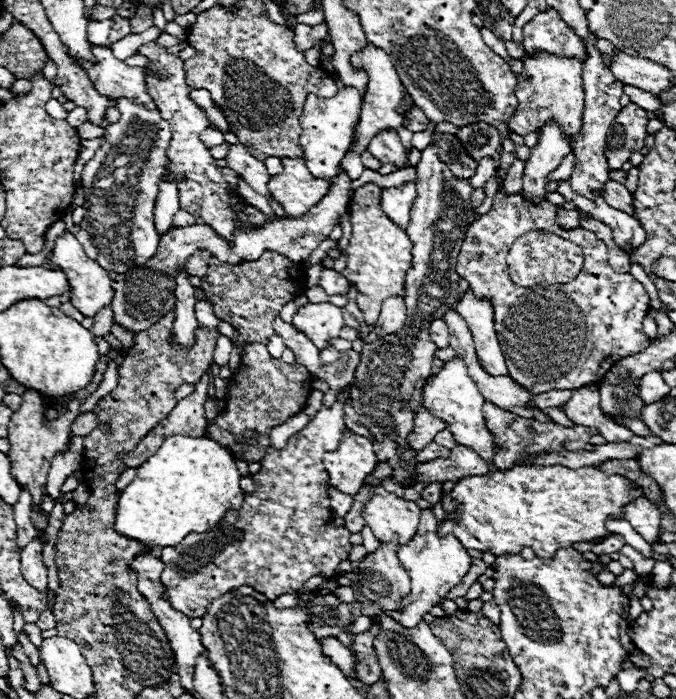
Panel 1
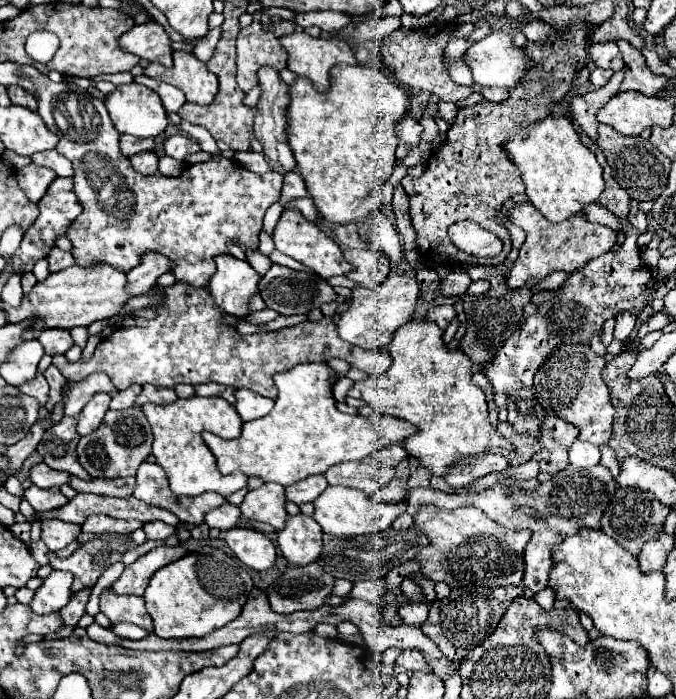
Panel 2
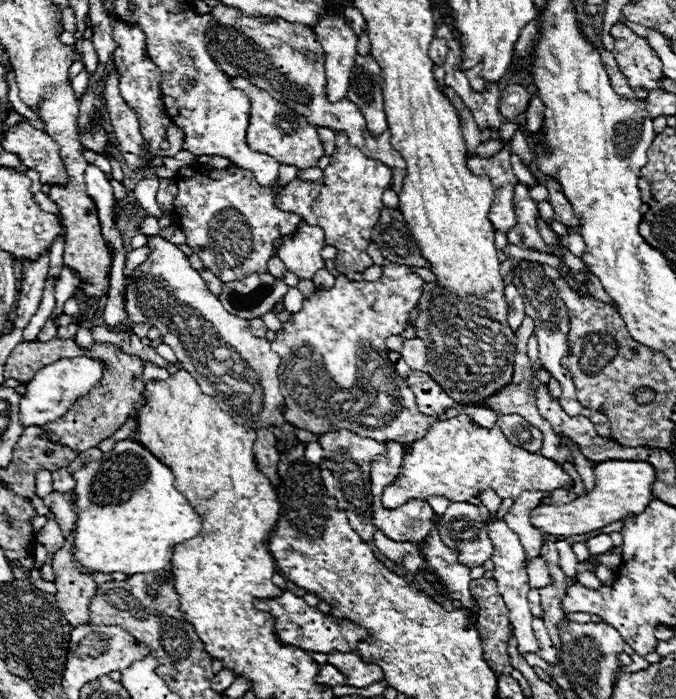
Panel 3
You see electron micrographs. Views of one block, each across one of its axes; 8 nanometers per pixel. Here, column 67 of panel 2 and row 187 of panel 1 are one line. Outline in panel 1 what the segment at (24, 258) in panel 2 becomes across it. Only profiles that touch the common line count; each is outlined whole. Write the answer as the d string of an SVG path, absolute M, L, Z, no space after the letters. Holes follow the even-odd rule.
M186 41L170 48L162 48L156 42L148 42L138 48L138 54L148 56L152 60L150 70L164 76L164 80L148 76L148 92L156 102L160 116L164 116L164 120L168 120L172 128L172 140L168 146L168 160L170 160L168 168L178 182L182 210L190 212L196 224L208 224L212 226L214 232L218 232L218 236L224 236L224 240L232 240L236 228L260 228L268 224L270 218L250 204L246 204L242 212L232 212L232 206L238 204L242 196L234 196L228 192L228 182L224 180L220 166L216 166L216 160L210 156L210 150L200 140L202 130L208 128L208 118L204 110L196 106L188 96L190 88L184 80L184 60L178 58L178 52L187 46L189 45Z

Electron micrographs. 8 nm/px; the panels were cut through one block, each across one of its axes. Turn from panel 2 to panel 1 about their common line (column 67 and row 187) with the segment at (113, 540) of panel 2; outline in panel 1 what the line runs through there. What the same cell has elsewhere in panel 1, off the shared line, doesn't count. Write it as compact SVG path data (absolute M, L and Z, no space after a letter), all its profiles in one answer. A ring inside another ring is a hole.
M562 180L558 184L558 192L574 202L580 210L588 212L592 218L608 224L612 228L612 234L614 234L614 242L622 248L622 250L630 250L634 252L636 248L640 248L640 244L646 242L646 230L642 228L642 224L634 218L634 216L628 216L626 212L620 212L612 206L608 206L600 196L596 196L594 202L586 200L584 196L576 194L572 188L570 188L570 182L568 180Z

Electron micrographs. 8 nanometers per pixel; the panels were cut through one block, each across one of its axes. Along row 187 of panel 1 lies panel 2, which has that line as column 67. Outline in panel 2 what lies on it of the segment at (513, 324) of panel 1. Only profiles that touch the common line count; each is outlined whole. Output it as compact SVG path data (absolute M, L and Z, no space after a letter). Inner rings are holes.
M30 486L24 492L24 498L32 504L32 508L36 512L46 512L46 510L54 510L60 508L62 504L68 502L68 498L58 490L58 488L38 488L38 486Z

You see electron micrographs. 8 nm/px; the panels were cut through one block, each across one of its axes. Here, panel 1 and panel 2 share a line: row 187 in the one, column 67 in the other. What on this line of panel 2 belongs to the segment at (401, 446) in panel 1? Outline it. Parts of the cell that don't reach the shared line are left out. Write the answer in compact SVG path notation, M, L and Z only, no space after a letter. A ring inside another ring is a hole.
M64 416L56 426L44 432L38 454L42 460L54 468L54 470L66 470L82 480L90 480L90 474L78 464L76 458L76 444L80 440L80 434L76 432L76 418Z

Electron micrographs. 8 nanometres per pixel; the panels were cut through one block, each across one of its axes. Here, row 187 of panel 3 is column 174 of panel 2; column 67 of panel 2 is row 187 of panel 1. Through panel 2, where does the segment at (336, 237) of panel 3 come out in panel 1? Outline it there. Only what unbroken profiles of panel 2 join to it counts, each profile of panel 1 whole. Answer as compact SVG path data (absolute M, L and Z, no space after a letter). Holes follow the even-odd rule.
M372 182L360 186L354 192L350 200L350 224L352 224L352 238L344 252L346 268L342 274L362 294L356 298L356 302L364 314L364 320L374 326L380 316L384 300L406 294L404 276L408 268L412 268L412 242L408 234L382 212L380 188Z

